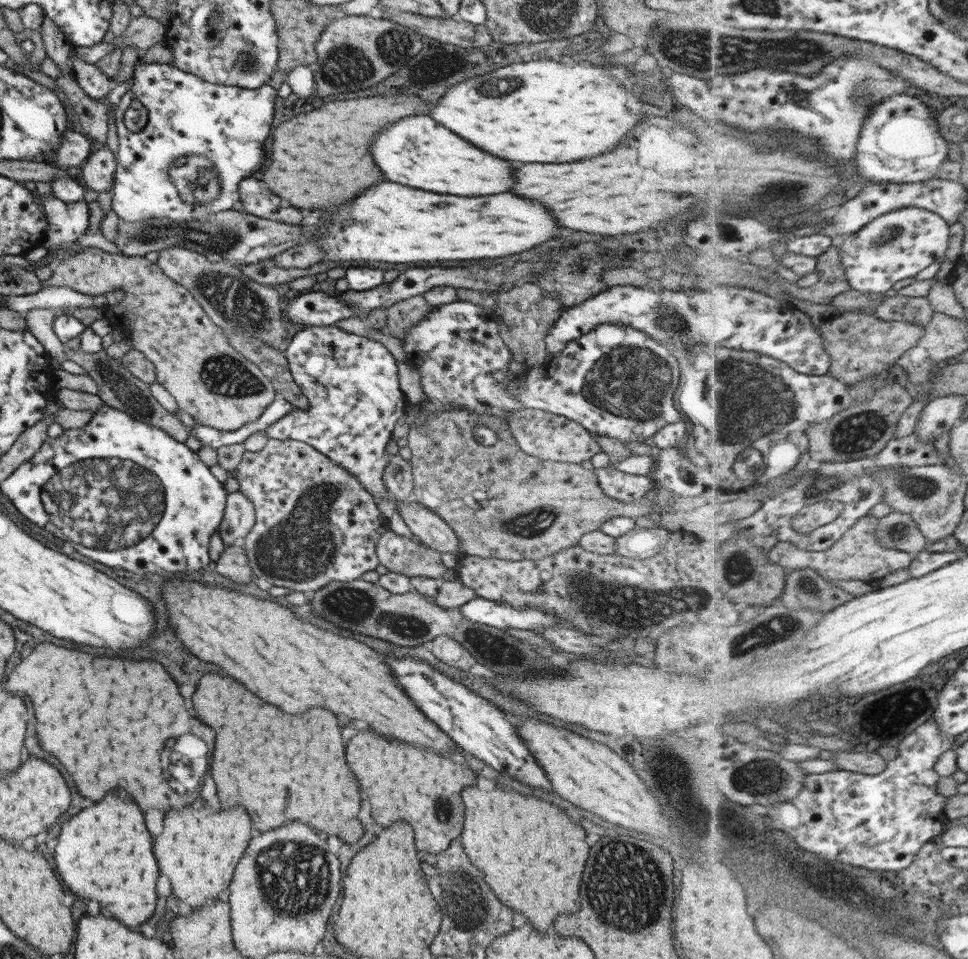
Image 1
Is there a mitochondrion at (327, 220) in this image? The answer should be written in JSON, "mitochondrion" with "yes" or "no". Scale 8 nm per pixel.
{"mitochondrion":"no"}

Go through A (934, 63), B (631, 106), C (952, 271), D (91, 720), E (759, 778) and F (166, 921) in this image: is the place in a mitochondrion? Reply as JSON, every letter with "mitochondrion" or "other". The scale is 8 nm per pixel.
{"A":"other","B":"other","C":"other","D":"other","E":"mitochondrion","F":"other"}

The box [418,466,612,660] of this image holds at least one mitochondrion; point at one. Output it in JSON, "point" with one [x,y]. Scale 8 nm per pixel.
{"point":[528,525]}

